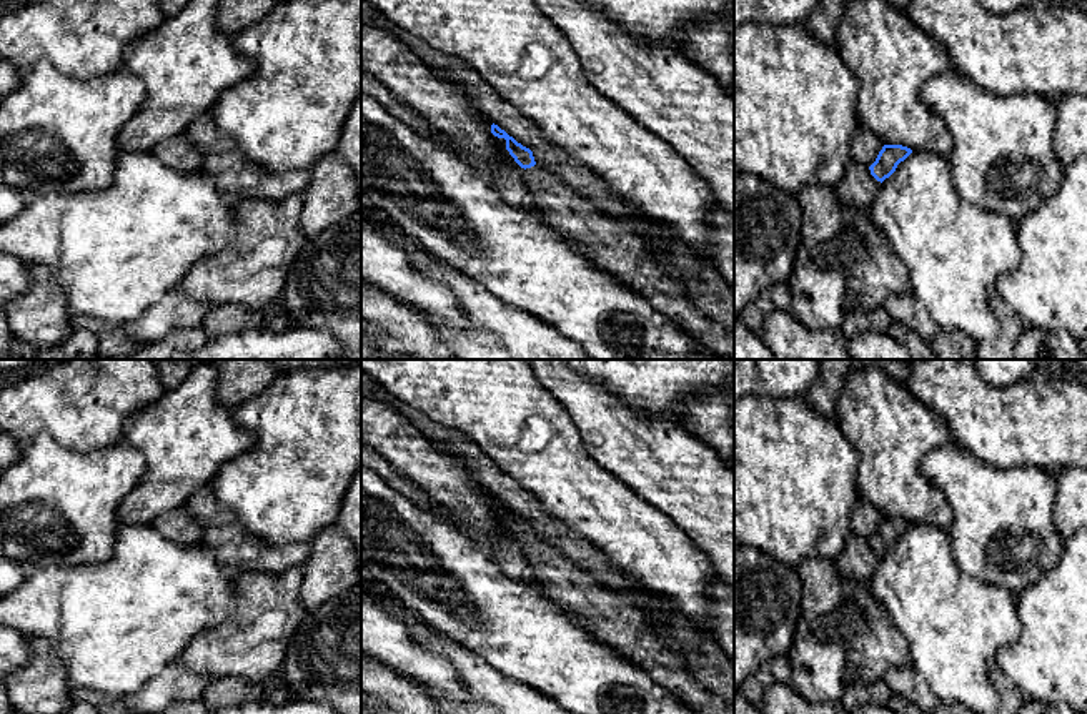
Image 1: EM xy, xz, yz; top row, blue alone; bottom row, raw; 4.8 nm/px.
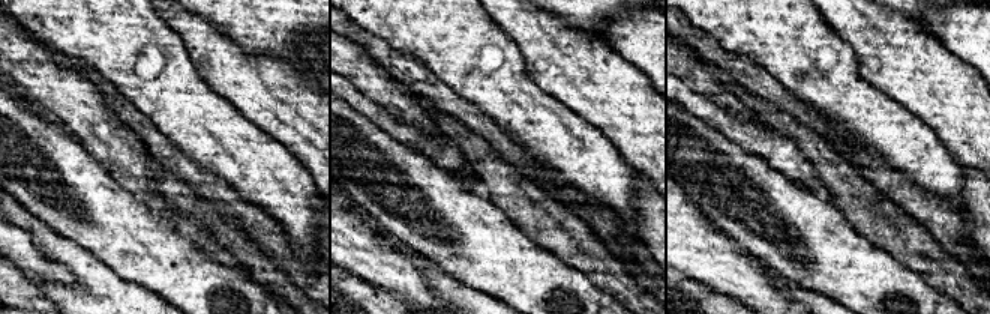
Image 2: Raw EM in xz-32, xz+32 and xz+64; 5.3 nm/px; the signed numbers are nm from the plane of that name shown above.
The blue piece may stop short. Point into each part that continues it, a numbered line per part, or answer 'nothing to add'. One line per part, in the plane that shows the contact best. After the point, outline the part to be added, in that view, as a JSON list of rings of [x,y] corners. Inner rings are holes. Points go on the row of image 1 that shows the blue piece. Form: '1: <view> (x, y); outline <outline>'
1: xz (618, 252); outline [[[524,170],[533,203],[546,223],[584,246],[584,258],[646,298],[709,351],[734,359],[734,335],[707,318],[646,248],[644,241],[599,211],[549,170]]]

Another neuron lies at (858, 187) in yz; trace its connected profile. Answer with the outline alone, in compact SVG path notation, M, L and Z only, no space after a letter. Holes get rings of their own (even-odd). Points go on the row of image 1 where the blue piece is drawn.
M851 161L846 166L844 176L834 186L836 198L849 206L869 210L881 191L881 181L877 181L869 166L857 161Z

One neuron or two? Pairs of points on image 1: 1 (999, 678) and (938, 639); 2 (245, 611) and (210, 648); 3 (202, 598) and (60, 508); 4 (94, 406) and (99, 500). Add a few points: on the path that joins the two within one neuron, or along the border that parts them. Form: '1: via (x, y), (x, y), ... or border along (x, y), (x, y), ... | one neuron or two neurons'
1: border along (996, 666), (991, 673), (991, 684), (999, 696) | two neurons
2: via (238, 619), (218, 639) | one neuron
3: border along (122, 525), (105, 560), (80, 563) | two neurons
4: border along (57, 441), (74, 451), (104, 450), (120, 443) | two neurons

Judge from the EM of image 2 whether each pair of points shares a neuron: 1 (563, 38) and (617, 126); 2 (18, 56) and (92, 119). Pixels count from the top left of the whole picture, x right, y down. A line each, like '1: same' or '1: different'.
1: same
2: same

